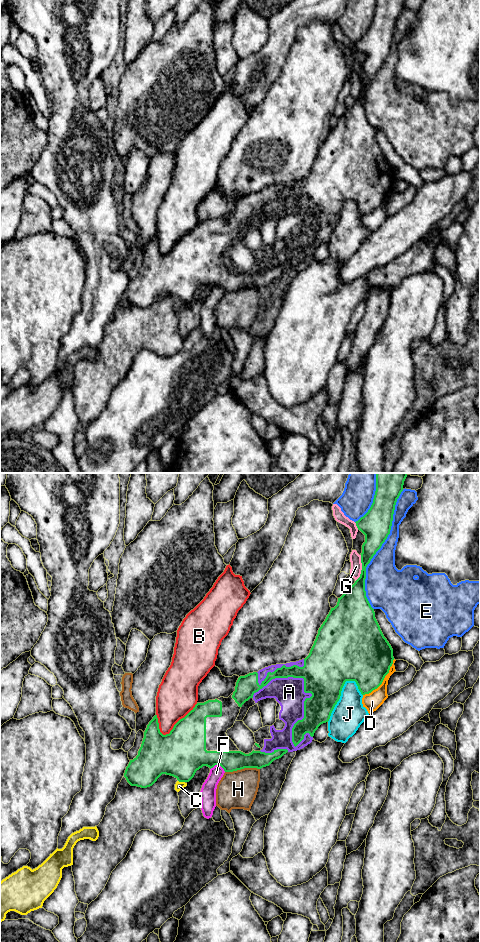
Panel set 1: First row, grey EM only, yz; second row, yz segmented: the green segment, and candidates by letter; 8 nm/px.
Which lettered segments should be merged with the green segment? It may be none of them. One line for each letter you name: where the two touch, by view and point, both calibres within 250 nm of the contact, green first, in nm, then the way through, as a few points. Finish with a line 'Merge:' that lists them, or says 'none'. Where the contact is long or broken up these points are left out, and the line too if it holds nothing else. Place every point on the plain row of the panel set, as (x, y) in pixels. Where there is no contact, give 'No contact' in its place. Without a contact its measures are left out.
A: Touches green at yz (307, 218). Thickness 360 nm (green) against 240 nm
Merge: A

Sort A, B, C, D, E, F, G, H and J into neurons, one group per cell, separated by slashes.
A / B / C / D / E / F / G / H / J

